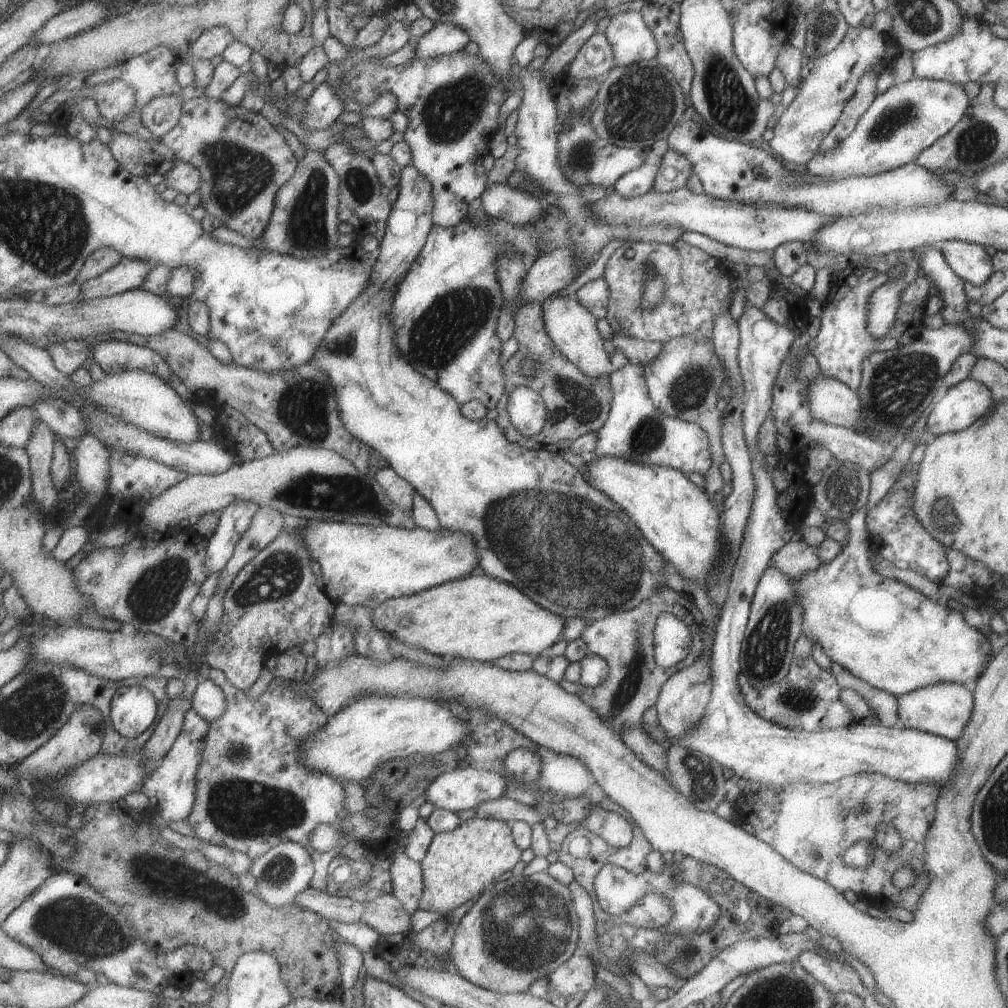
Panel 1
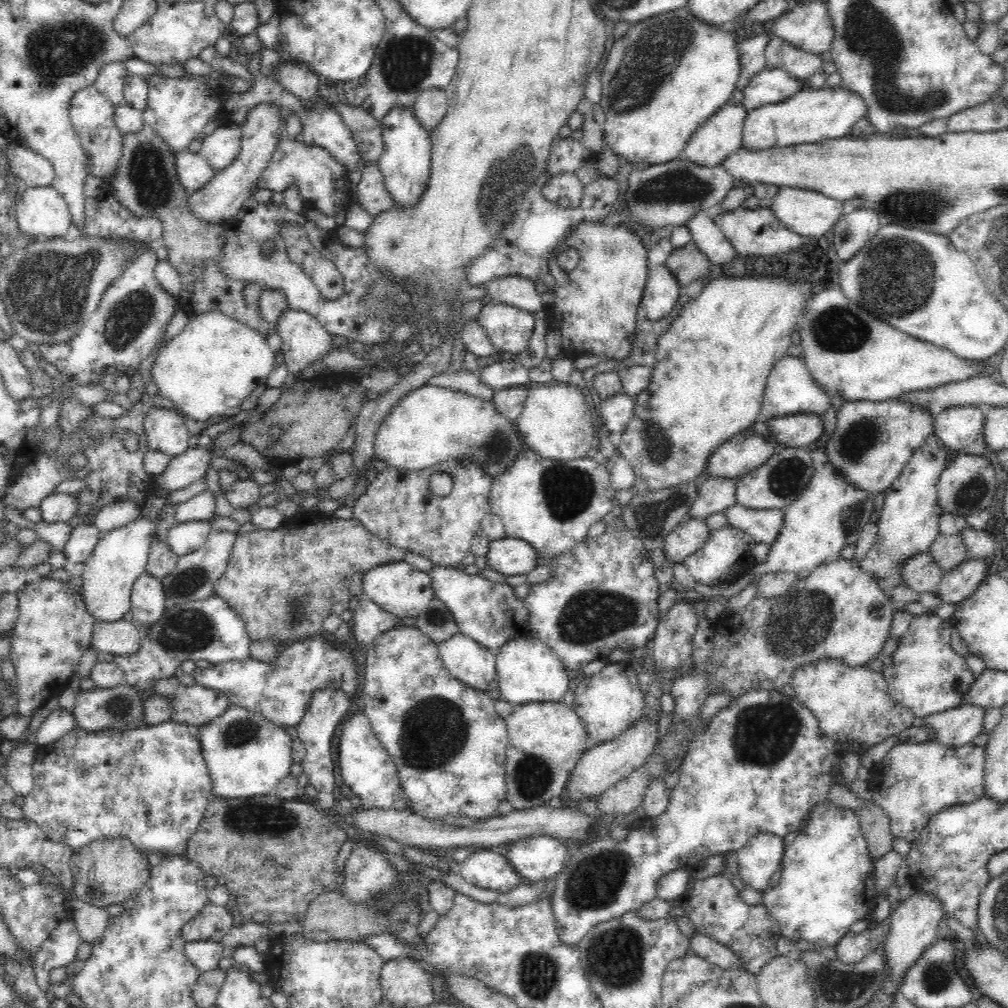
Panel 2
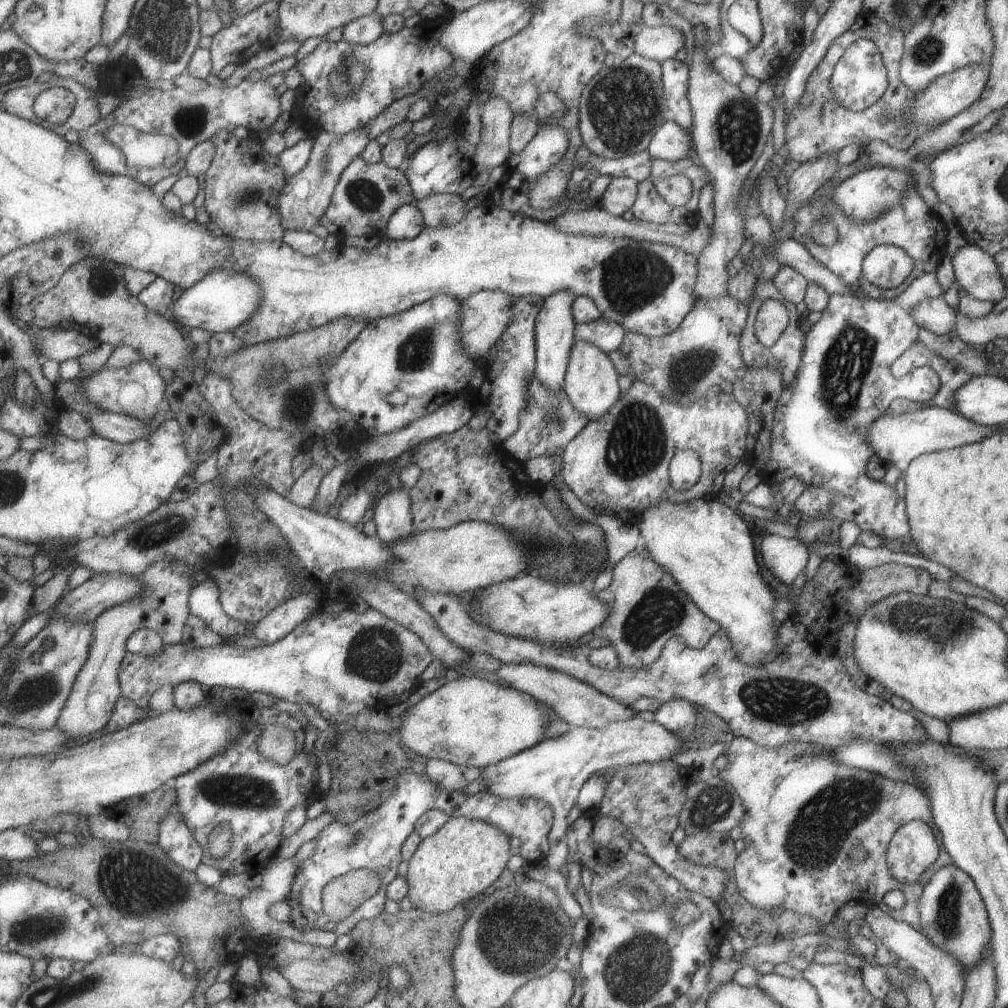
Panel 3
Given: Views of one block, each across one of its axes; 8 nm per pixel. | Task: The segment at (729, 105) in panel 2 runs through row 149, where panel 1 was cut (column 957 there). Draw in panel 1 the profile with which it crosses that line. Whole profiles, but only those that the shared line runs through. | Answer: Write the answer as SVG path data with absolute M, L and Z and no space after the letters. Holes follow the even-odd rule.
M937 682L931 686L923 686L898 695L895 700L897 700L897 718L901 728L926 732L952 741L963 732L963 726L969 722L973 708L971 687L953 682Z

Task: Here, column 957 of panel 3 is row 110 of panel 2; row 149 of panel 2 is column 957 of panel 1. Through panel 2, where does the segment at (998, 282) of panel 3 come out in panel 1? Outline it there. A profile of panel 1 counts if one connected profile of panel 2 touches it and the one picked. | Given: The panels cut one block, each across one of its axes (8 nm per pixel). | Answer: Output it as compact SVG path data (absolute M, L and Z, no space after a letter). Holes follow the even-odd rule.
M945 240L938 247L947 266L964 282L981 286L991 276L993 266L983 246L963 240Z

